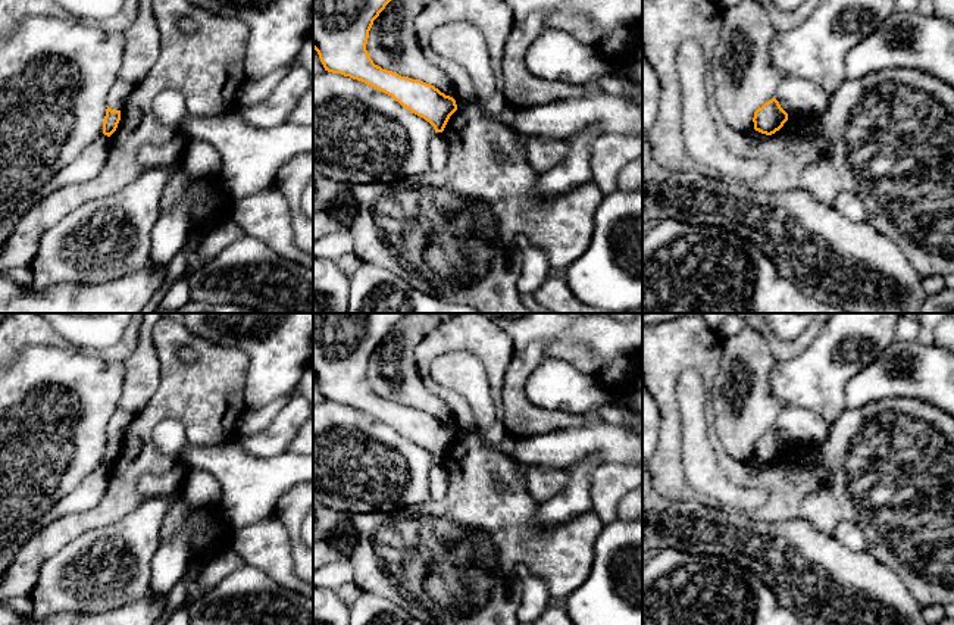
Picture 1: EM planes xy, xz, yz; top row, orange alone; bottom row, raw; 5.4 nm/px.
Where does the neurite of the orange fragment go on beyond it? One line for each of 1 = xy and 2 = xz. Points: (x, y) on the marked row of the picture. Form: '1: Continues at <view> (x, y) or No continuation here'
1: No continuation here
2: No continuation here

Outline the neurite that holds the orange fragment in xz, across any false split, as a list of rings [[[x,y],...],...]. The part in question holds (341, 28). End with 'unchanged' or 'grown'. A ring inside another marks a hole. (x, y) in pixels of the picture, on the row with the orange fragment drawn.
[[[313,0],[313,49],[325,71],[362,81],[391,96],[403,107],[428,121],[437,132],[442,132],[450,116],[457,110],[456,100],[420,79],[401,76],[382,69],[370,59],[366,44],[373,21],[391,0]]]; unchanged

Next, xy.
[[[107,106],[103,122],[103,134],[110,137],[116,131],[119,121],[121,121],[121,110],[112,110]]]; unchanged

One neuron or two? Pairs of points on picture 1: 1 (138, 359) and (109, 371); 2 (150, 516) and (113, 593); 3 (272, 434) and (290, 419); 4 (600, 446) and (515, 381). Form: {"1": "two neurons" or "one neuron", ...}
{"1": "two neurons", "2": "one neuron", "3": "one neuron", "4": "two neurons"}

